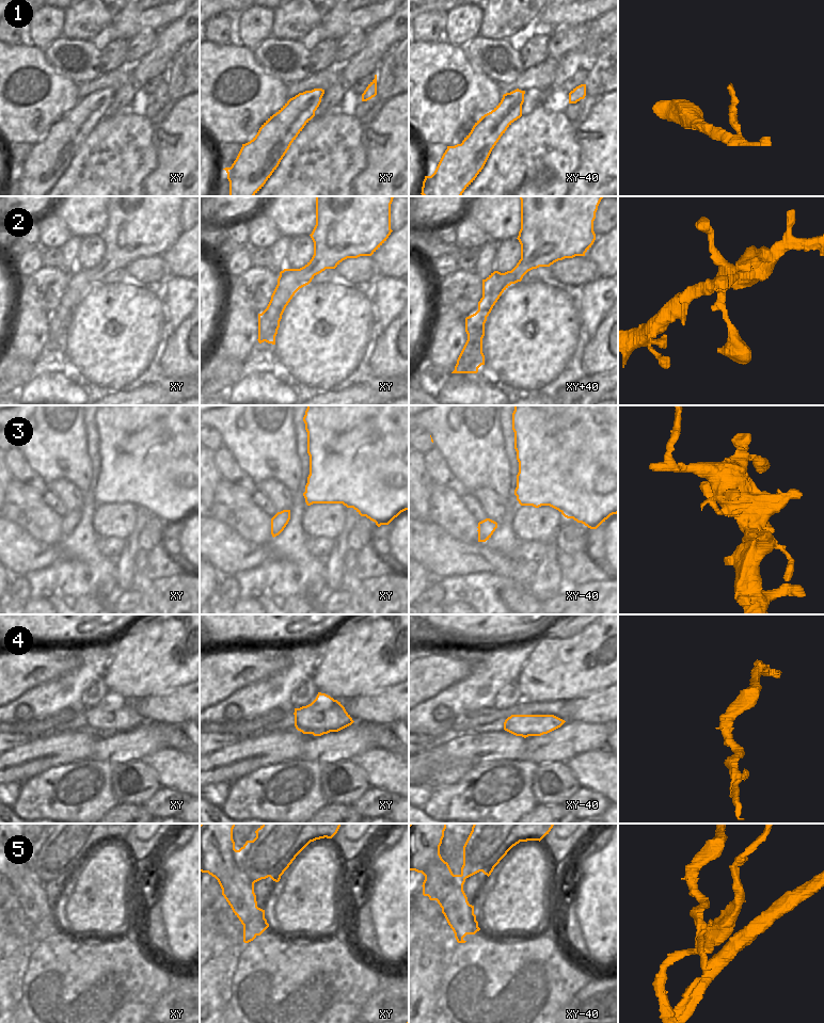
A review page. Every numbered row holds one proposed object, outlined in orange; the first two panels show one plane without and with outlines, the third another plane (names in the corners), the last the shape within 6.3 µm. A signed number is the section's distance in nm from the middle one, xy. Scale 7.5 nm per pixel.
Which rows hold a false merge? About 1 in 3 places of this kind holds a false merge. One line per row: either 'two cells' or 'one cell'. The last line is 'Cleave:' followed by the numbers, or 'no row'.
1: one cell
2: one cell
3: one cell
4: one cell
5: two cells
Cleave: 5

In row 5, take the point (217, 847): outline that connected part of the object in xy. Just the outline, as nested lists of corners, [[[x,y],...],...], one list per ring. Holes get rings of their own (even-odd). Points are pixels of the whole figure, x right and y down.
[[[200,824],[200,872],[215,877],[222,895],[243,925],[243,942],[260,936],[269,924],[257,907],[254,883],[235,861],[235,824]]]

